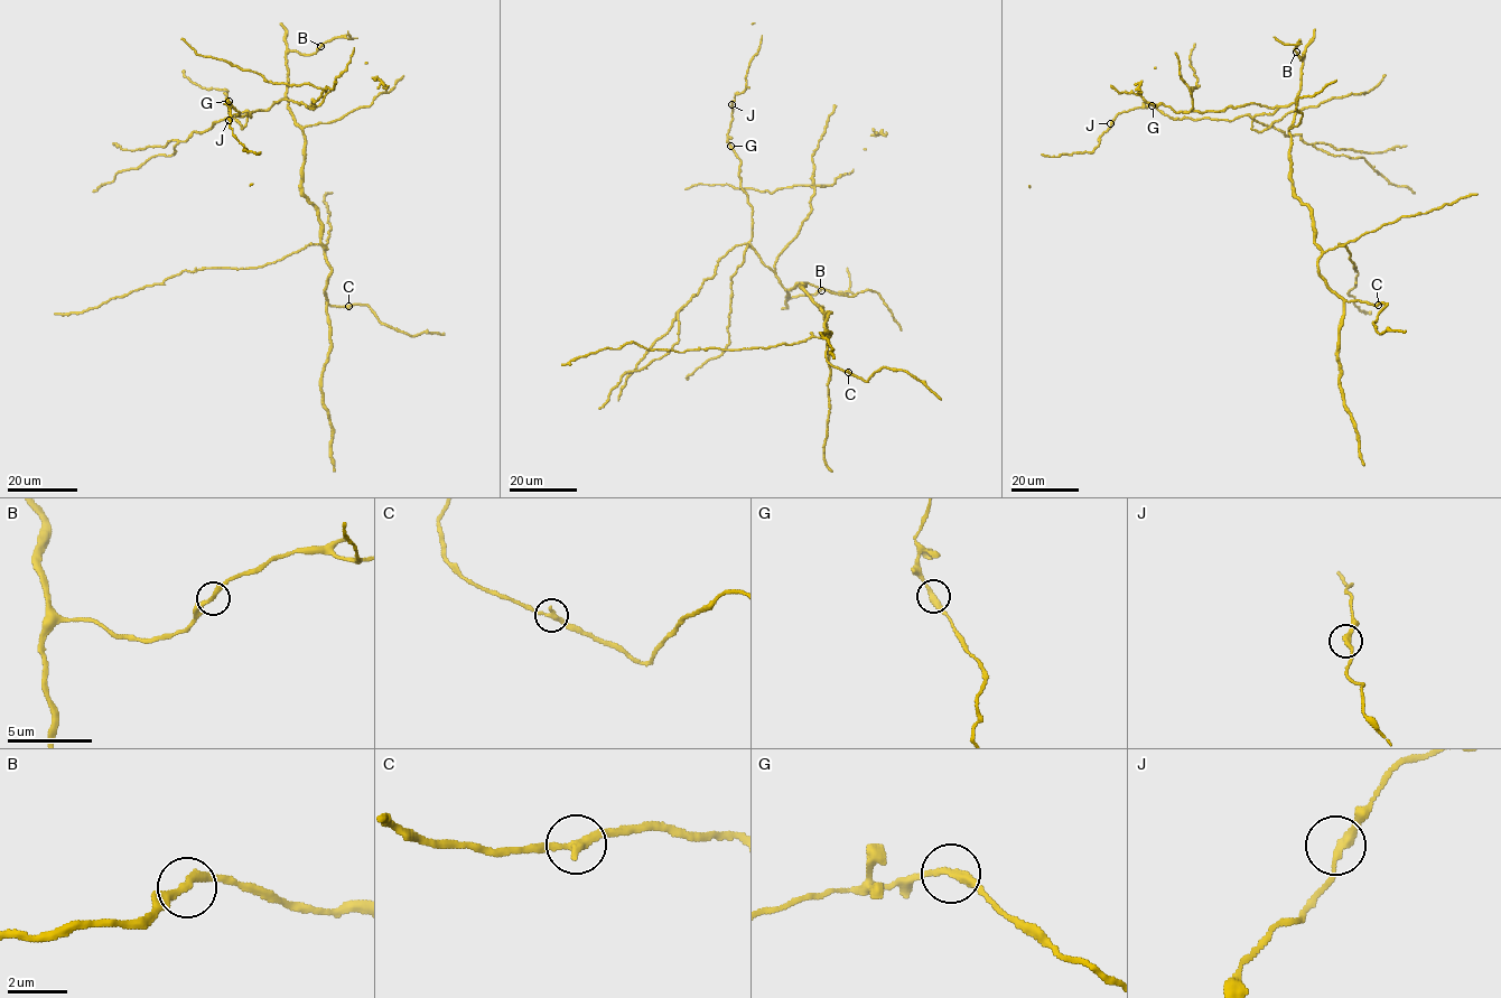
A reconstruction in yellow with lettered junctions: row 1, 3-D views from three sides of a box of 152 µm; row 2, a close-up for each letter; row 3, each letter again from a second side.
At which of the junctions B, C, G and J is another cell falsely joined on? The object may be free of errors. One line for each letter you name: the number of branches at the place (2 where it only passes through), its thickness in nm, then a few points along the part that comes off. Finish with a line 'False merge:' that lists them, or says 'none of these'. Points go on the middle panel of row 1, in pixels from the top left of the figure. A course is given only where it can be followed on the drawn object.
False merge: none of these

